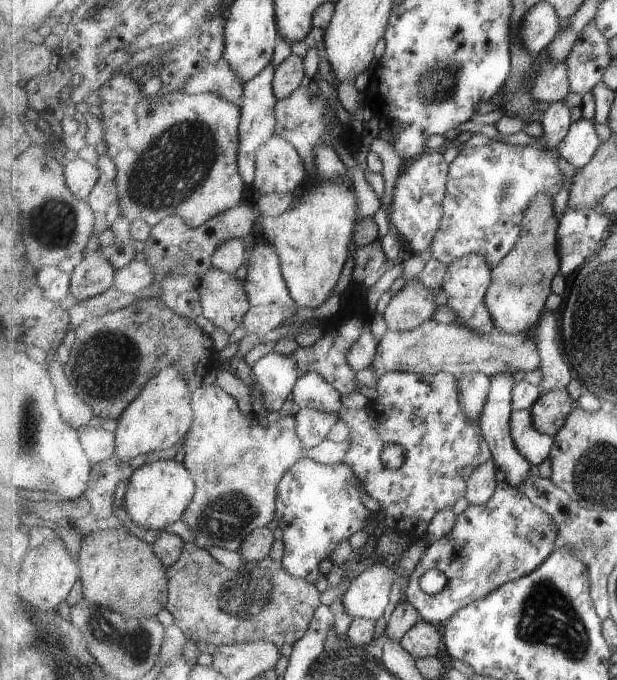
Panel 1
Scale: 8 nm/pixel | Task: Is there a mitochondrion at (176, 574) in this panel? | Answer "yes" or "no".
no

